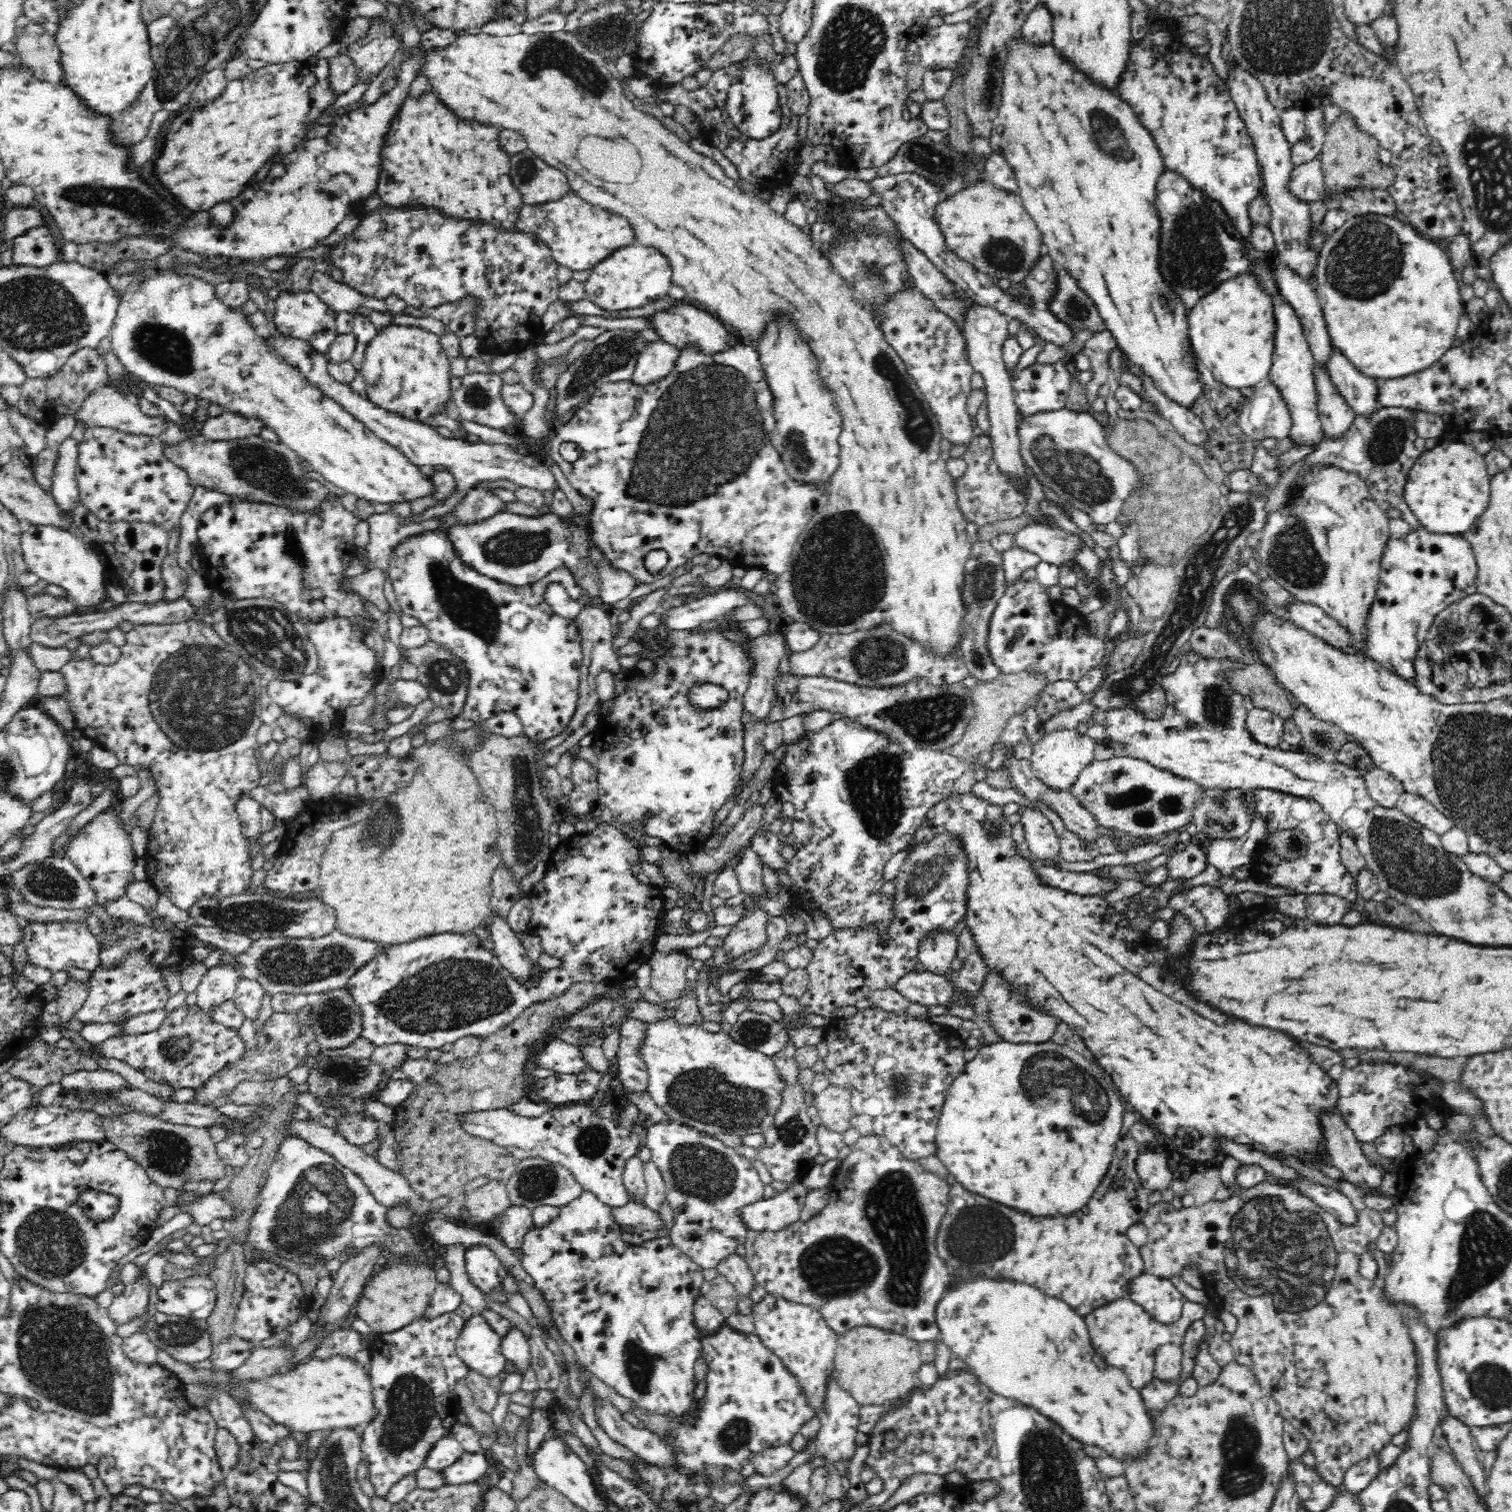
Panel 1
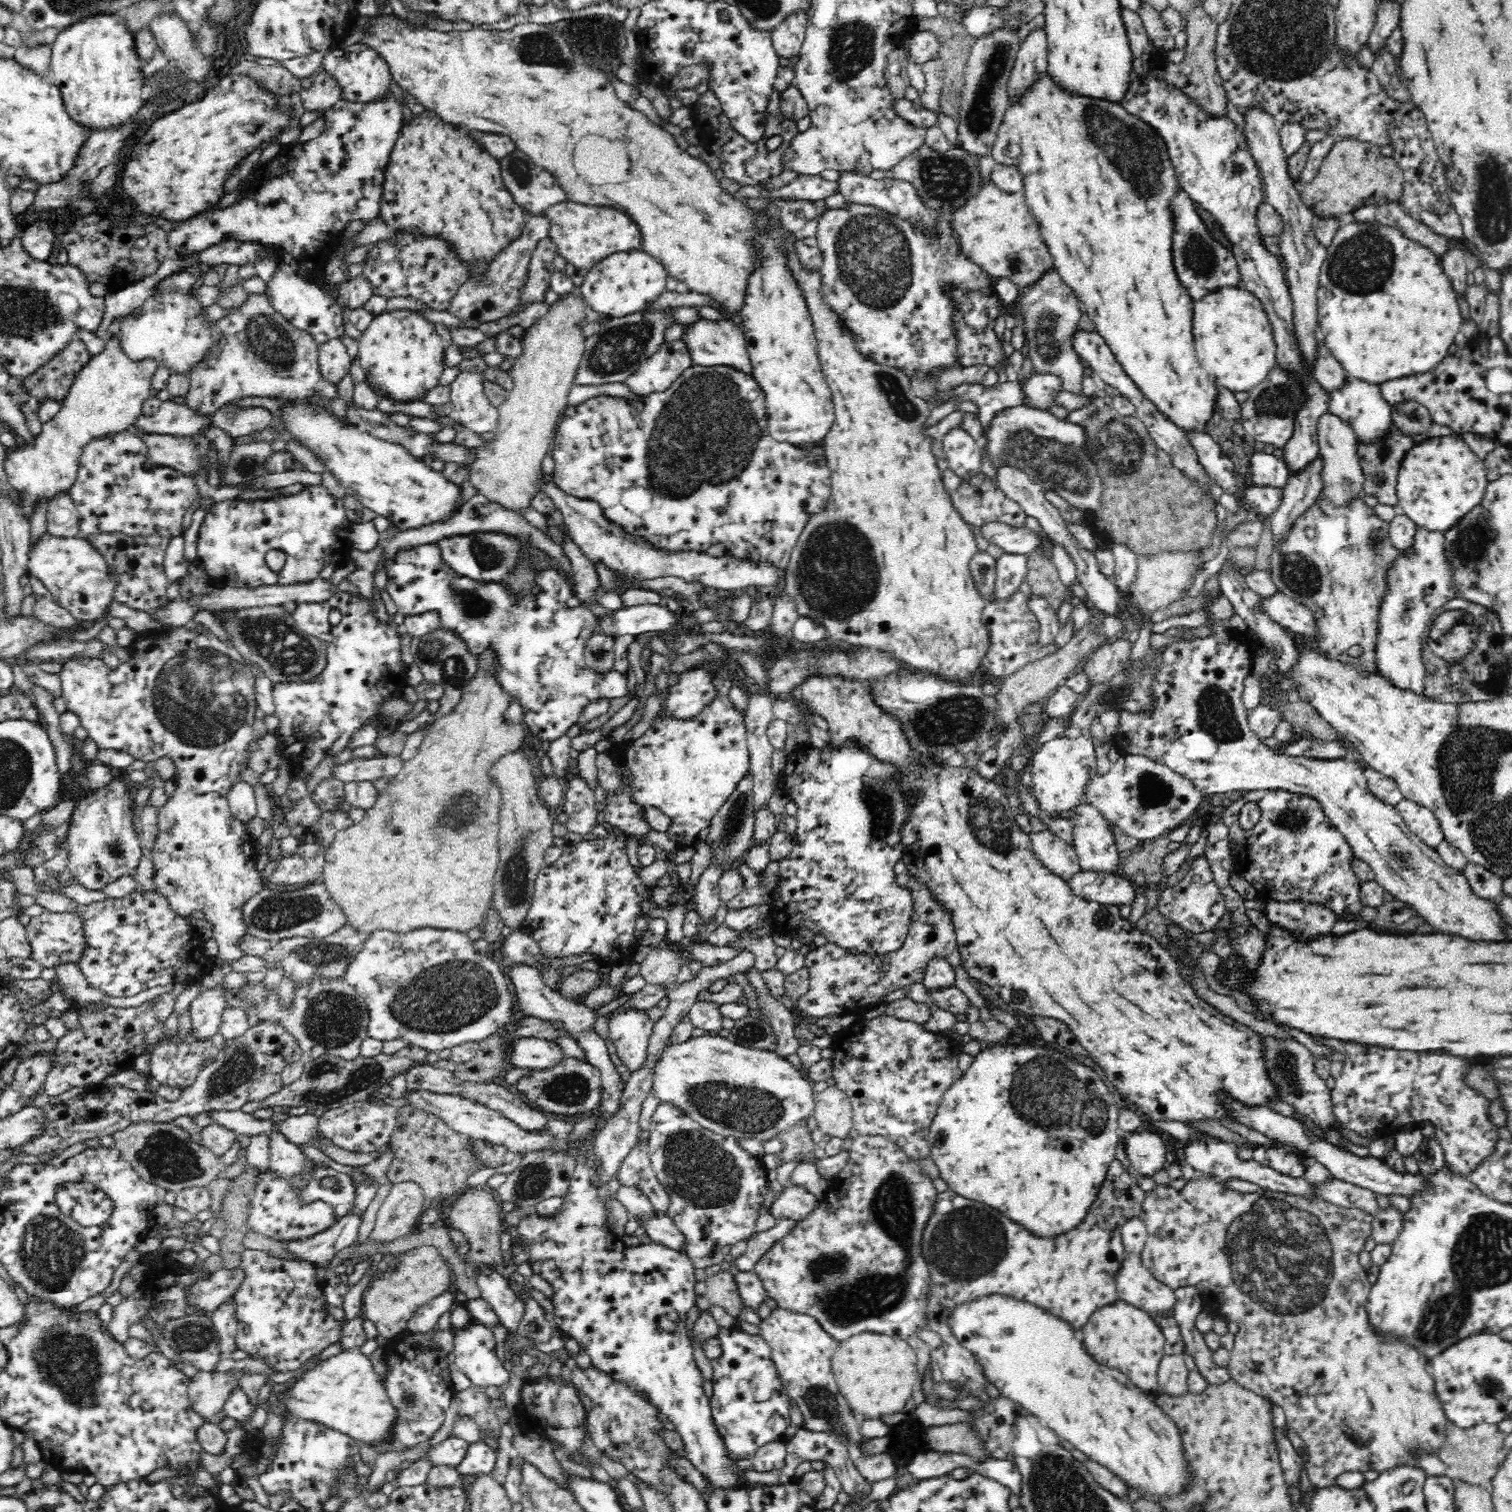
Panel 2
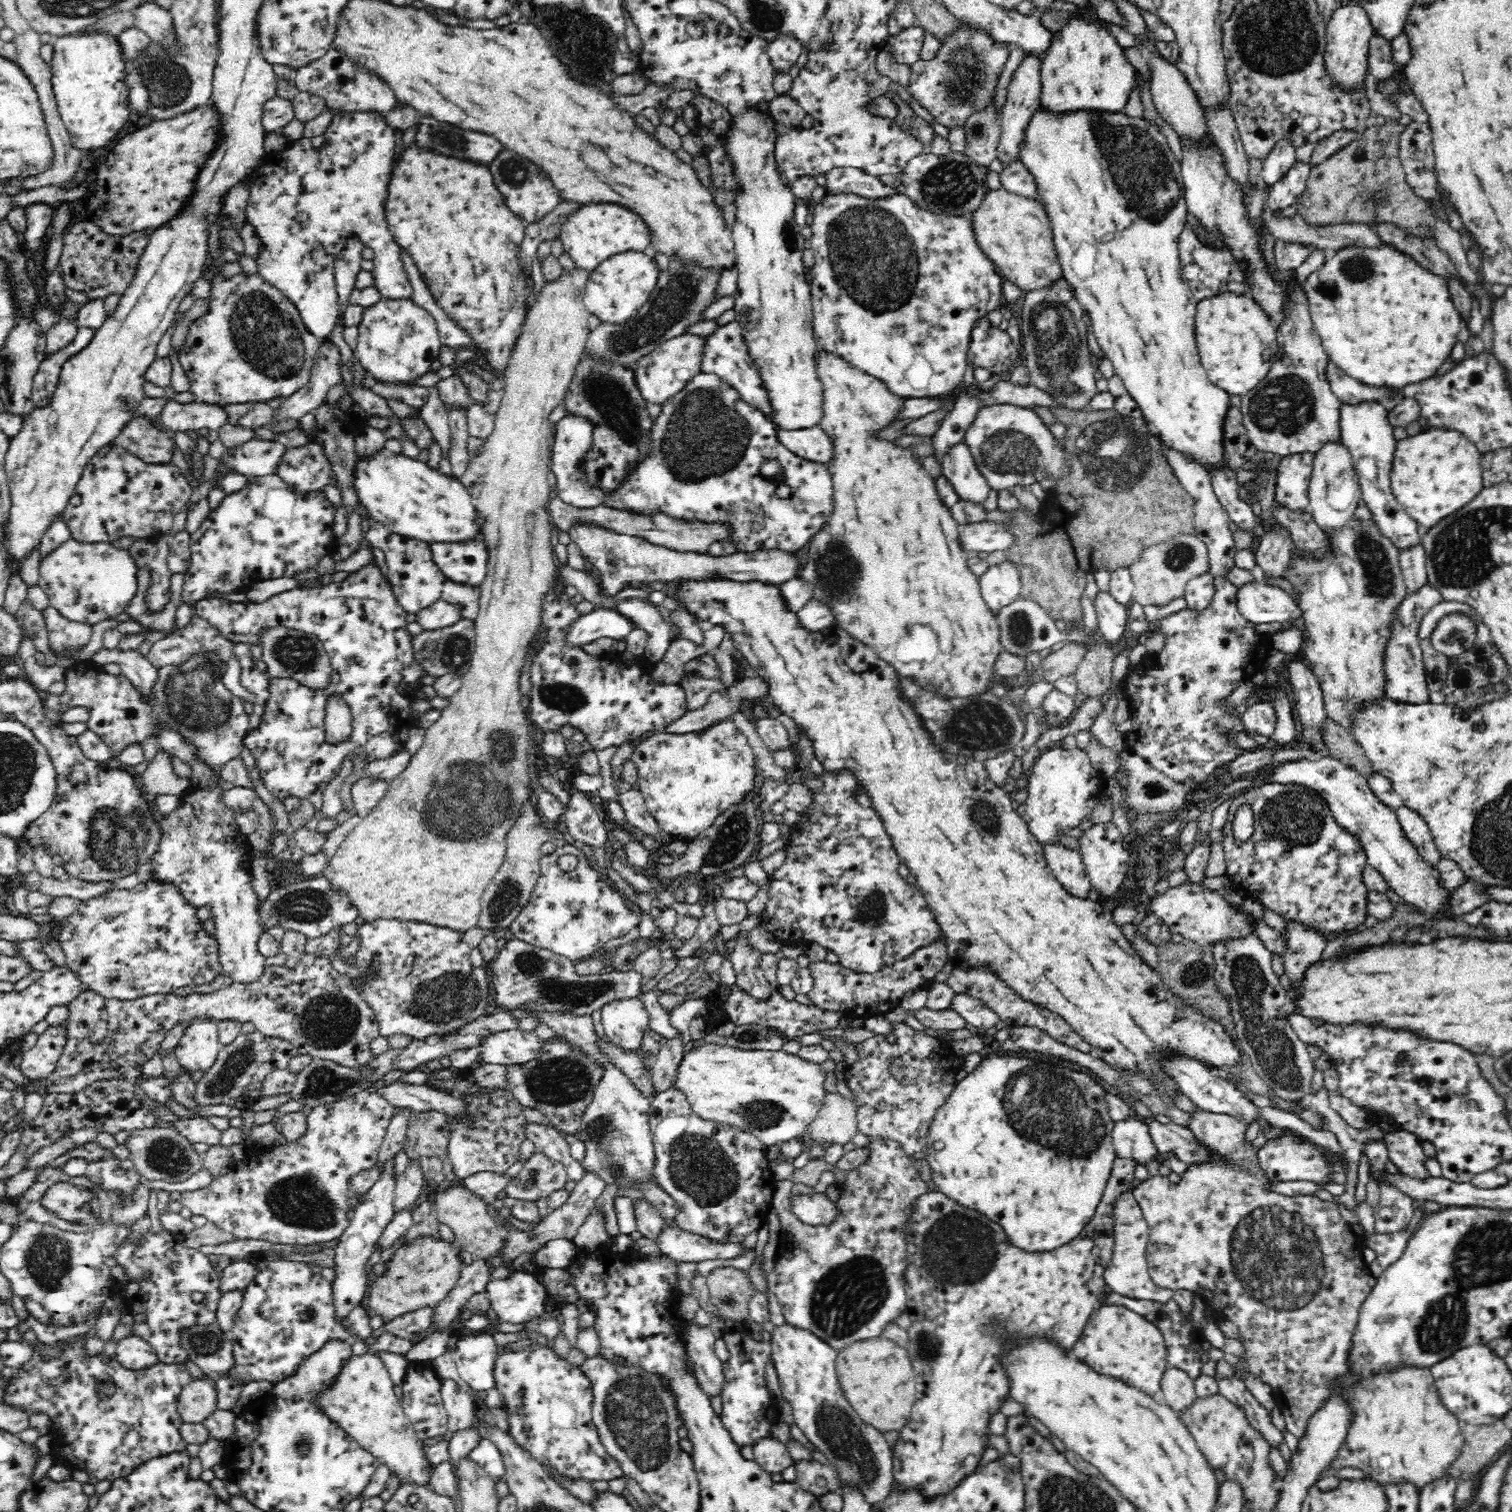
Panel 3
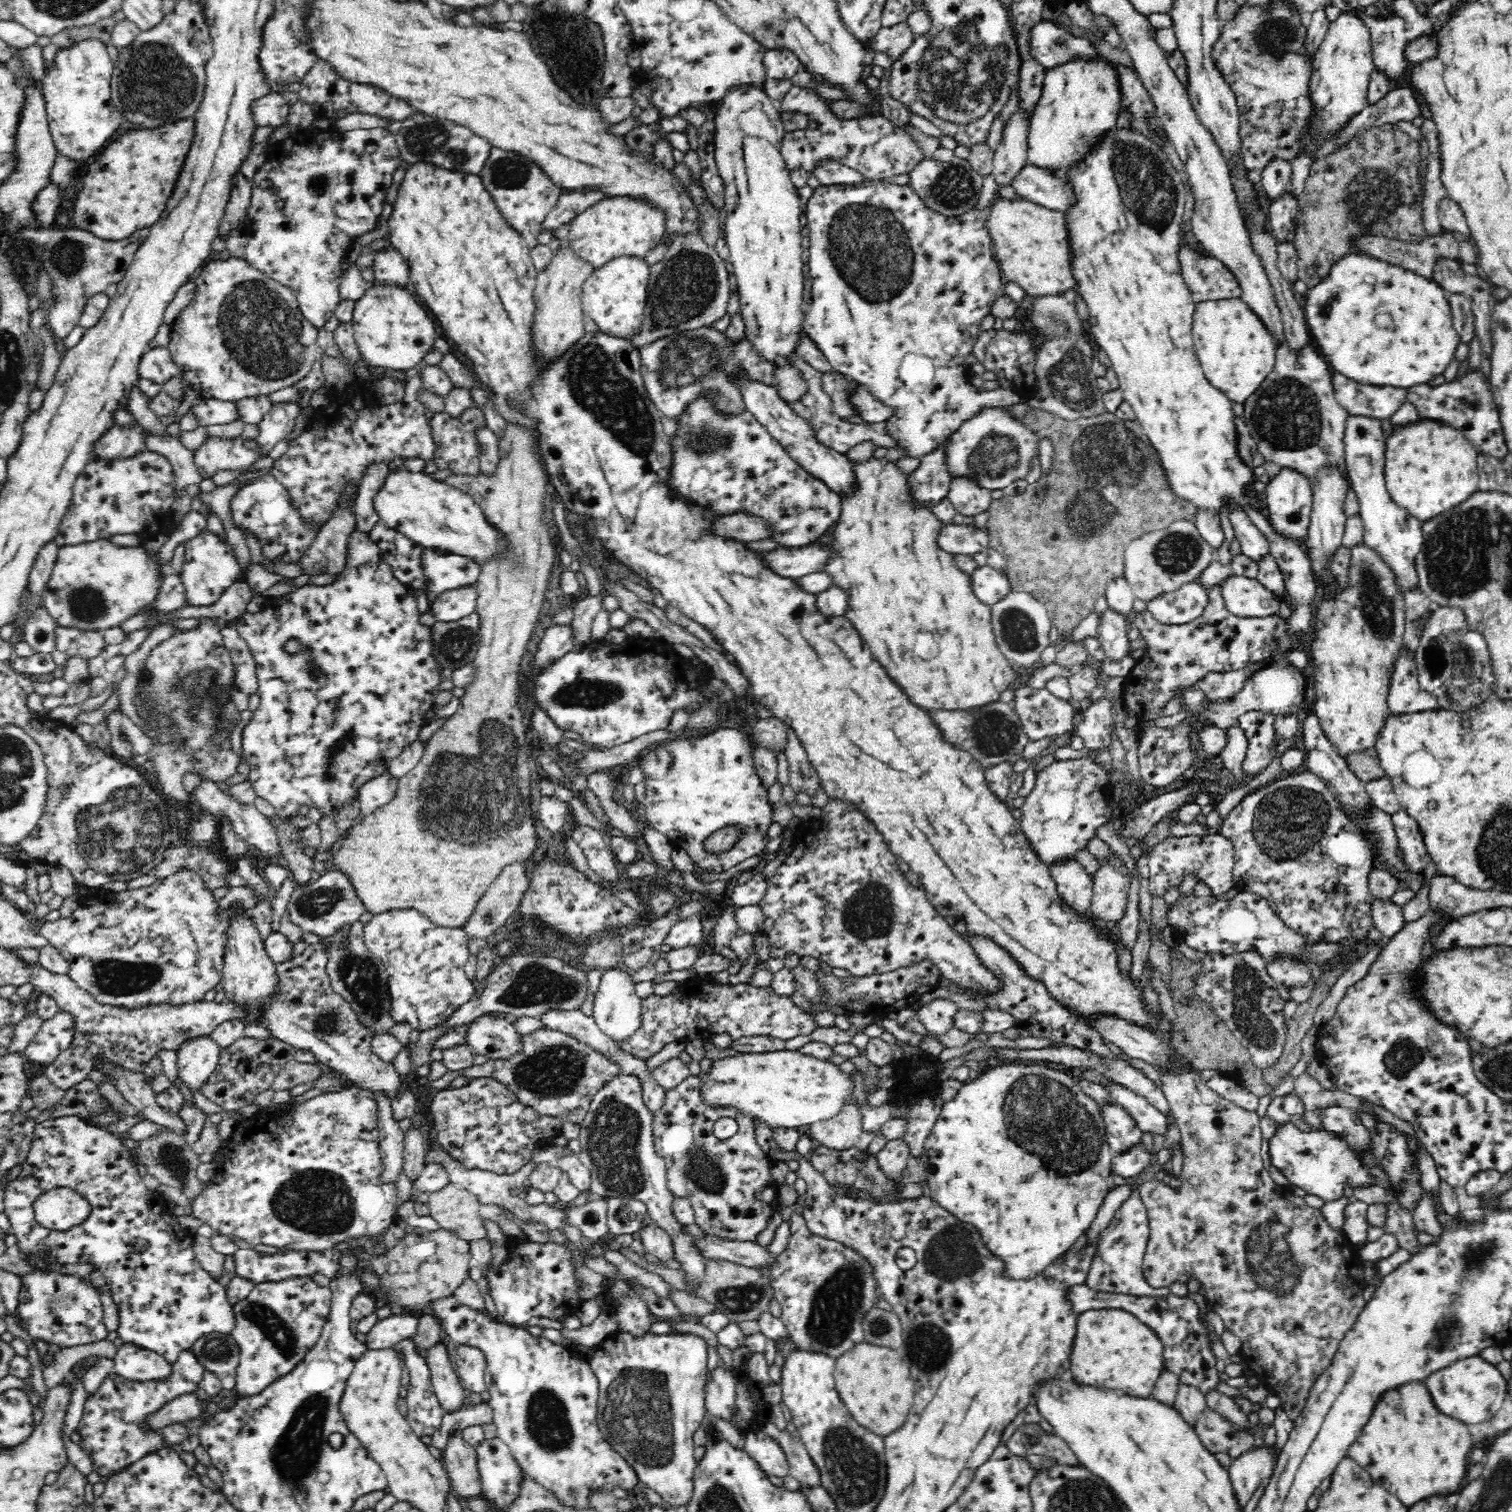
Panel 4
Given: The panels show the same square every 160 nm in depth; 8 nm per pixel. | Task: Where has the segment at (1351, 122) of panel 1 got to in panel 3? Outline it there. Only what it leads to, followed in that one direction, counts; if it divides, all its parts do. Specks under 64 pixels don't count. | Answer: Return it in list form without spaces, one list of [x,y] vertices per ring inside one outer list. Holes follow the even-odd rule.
[[[1388,119],[1386,128],[1372,127],[1364,135],[1349,142],[1342,150],[1309,172],[1306,190],[1302,193],[1297,213],[1310,224],[1394,222],[1414,236],[1432,237],[1436,228],[1435,212],[1431,206],[1408,186],[1399,158],[1399,138],[1405,126]]]

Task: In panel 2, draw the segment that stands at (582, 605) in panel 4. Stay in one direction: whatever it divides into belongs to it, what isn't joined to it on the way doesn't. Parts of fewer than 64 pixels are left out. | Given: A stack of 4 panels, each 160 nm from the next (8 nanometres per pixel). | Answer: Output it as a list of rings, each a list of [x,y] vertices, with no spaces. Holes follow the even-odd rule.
[[[542,476],[539,480],[539,488],[548,496],[556,510],[564,516],[565,525],[569,529],[573,542],[576,542],[586,557],[594,564],[602,560],[609,568],[616,570],[621,578],[628,581],[650,580],[660,576],[676,576],[689,583],[706,583],[709,587],[724,590],[735,589],[743,591],[747,589],[761,589],[768,591],[779,580],[782,570],[774,569],[770,563],[754,565],[754,563],[742,561],[740,558],[730,557],[727,554],[721,558],[715,558],[708,554],[690,550],[681,552],[680,555],[662,555],[659,548],[653,548],[644,539],[624,535],[622,530],[614,527],[604,519],[602,508],[593,500],[580,499],[571,496],[561,490],[551,477]]]

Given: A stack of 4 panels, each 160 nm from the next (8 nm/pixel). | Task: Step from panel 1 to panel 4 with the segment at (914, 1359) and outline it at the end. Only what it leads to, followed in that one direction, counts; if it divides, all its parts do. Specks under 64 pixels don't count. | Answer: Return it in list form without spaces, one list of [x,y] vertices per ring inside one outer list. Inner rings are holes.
[[[864,1342],[836,1358],[836,1390],[850,1414],[874,1433],[886,1436],[898,1430],[912,1408],[916,1387],[911,1370],[898,1350]]]

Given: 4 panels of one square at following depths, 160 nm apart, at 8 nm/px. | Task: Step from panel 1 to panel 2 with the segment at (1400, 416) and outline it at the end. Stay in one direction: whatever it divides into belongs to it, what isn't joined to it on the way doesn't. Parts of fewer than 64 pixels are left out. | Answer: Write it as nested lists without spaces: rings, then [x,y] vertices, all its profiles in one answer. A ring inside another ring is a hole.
[[[1391,422],[1389,429],[1375,441],[1357,441],[1356,456],[1365,476],[1362,486],[1364,495],[1375,496],[1381,504],[1390,505],[1396,509],[1399,508],[1399,499],[1397,496],[1398,470],[1402,468],[1402,460],[1406,454],[1416,446],[1416,442],[1410,438],[1410,435],[1404,433],[1398,428],[1398,425]],[[1318,455],[1312,462],[1289,475],[1282,487],[1282,502],[1270,516],[1274,544],[1290,530],[1290,526],[1319,498],[1324,484],[1324,457]]]

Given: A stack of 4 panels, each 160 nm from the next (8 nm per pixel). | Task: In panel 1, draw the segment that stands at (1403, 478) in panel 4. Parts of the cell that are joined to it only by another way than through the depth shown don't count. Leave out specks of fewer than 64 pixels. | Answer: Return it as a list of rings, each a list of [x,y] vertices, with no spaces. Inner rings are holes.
[[[1442,440],[1440,446],[1426,452],[1408,476],[1405,500],[1425,530],[1433,534],[1462,533],[1472,529],[1480,514],[1488,509],[1490,476],[1484,458],[1460,440]],[[1444,442],[1444,444],[1442,444]]]

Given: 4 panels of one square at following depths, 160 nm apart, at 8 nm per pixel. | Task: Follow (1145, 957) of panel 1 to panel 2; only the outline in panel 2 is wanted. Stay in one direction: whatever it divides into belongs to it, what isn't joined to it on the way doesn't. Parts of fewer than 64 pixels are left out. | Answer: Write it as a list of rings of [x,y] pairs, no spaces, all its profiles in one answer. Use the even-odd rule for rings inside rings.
[[[812,676],[804,684],[796,686],[789,694],[801,708],[816,713],[817,716],[824,718],[828,722],[826,732],[828,732],[830,743],[838,743],[839,745],[848,739],[854,739],[862,747],[868,747],[876,757],[896,763],[902,769],[903,780],[901,784],[903,784],[903,788],[912,789],[914,793],[918,794],[912,816],[910,816],[910,820],[908,820],[908,824],[904,826],[904,832],[902,832],[903,854],[901,860],[906,866],[907,873],[914,875],[914,877],[920,877],[930,887],[934,897],[938,901],[942,901],[948,909],[952,909],[952,921],[954,921],[956,927],[955,933],[957,946],[960,950],[961,965],[964,966],[970,980],[978,980],[978,982],[986,984],[1014,1012],[1026,1013],[1028,1016],[1034,1017],[1052,1018],[1068,1025],[1073,1037],[1094,1058],[1096,1068],[1101,1070],[1106,1081],[1114,1089],[1120,1100],[1134,1107],[1149,1122],[1153,1120],[1184,1122],[1184,1124],[1187,1124],[1187,1122],[1194,1124],[1194,1122],[1200,1122],[1200,1120],[1216,1120],[1216,1122],[1228,1120],[1228,1122],[1232,1122],[1232,1120],[1235,1120],[1235,1116],[1227,1108],[1222,1096],[1239,1102],[1246,1109],[1254,1109],[1255,1107],[1268,1109],[1268,1106],[1272,1106],[1274,1100],[1280,1100],[1280,1086],[1276,1085],[1272,1077],[1270,1077],[1270,1070],[1268,1070],[1266,1057],[1264,1057],[1267,1052],[1265,1038],[1252,1030],[1252,1027],[1220,1014],[1214,1006],[1202,1001],[1191,988],[1191,985],[1187,983],[1187,978],[1181,974],[1180,965],[1176,963],[1176,958],[1168,951],[1168,947],[1164,947],[1158,939],[1150,936],[1149,933],[1134,929],[1134,926],[1130,924],[1130,920],[1124,918],[1122,913],[1120,914],[1120,906],[1080,898],[1072,892],[1072,889],[1061,876],[1049,871],[1036,858],[1034,851],[1031,849],[1029,835],[1020,830],[1016,817],[1012,814],[1012,807],[1008,805],[1005,788],[999,778],[996,781],[986,781],[977,773],[977,770],[952,766],[941,768],[941,766],[931,764],[928,757],[922,757],[922,755],[912,750],[908,739],[903,735],[899,722],[873,705],[871,694],[869,694],[870,684],[870,680],[868,682],[852,682],[851,680],[843,680],[843,678]]]

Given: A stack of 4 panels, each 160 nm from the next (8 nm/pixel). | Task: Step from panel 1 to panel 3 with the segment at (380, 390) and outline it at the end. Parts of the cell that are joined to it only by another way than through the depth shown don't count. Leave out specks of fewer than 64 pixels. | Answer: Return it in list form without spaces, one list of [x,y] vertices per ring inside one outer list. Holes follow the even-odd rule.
[[[410,299],[383,300],[364,310],[362,322],[357,326],[359,335],[354,348],[364,370],[381,385],[410,386],[430,372],[442,348],[436,321],[424,308]]]

